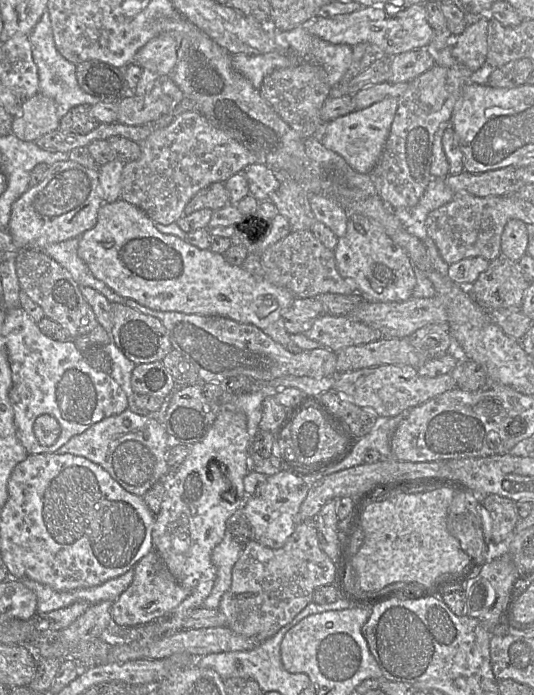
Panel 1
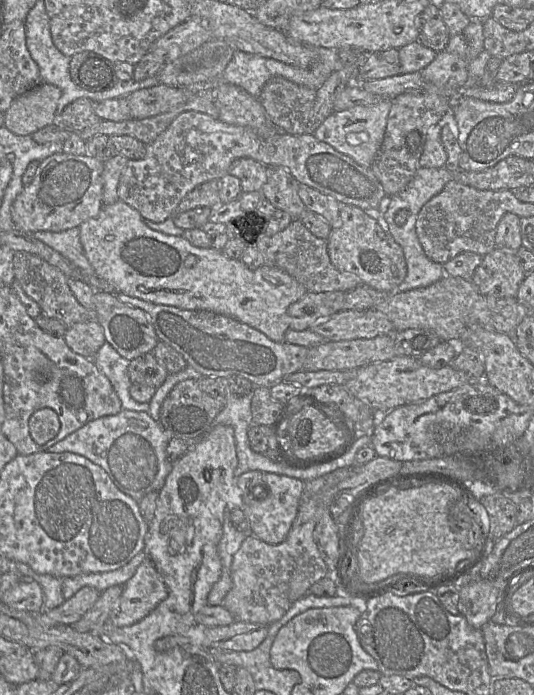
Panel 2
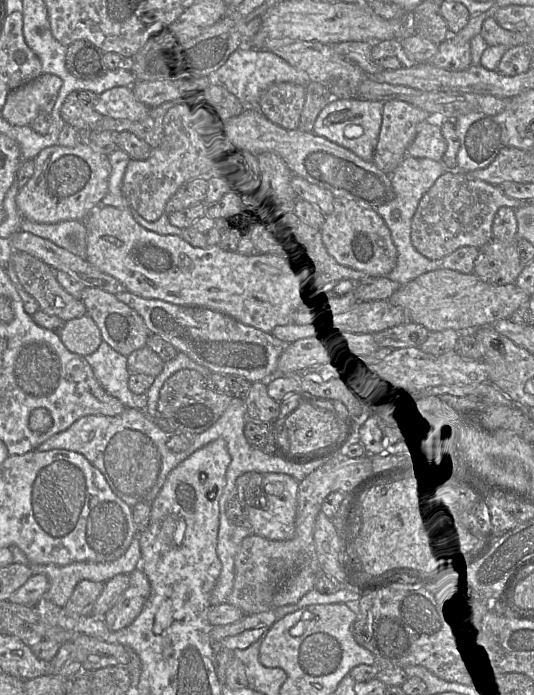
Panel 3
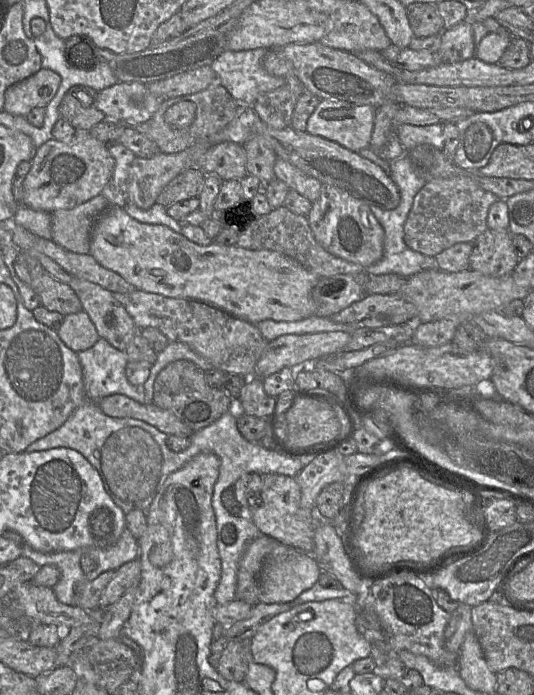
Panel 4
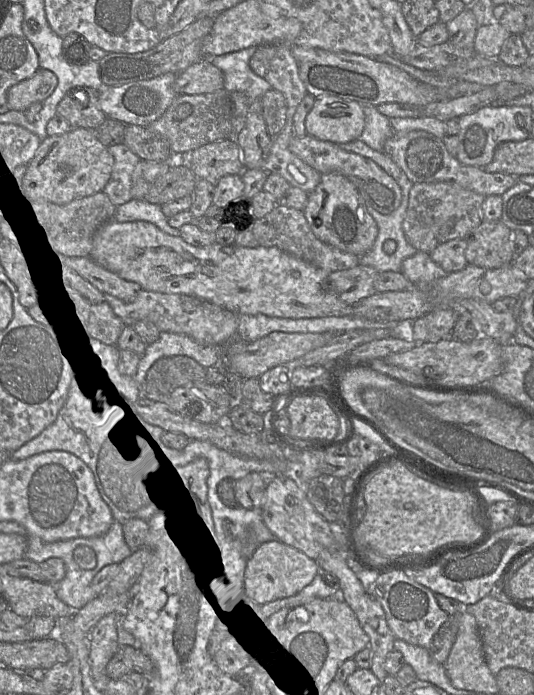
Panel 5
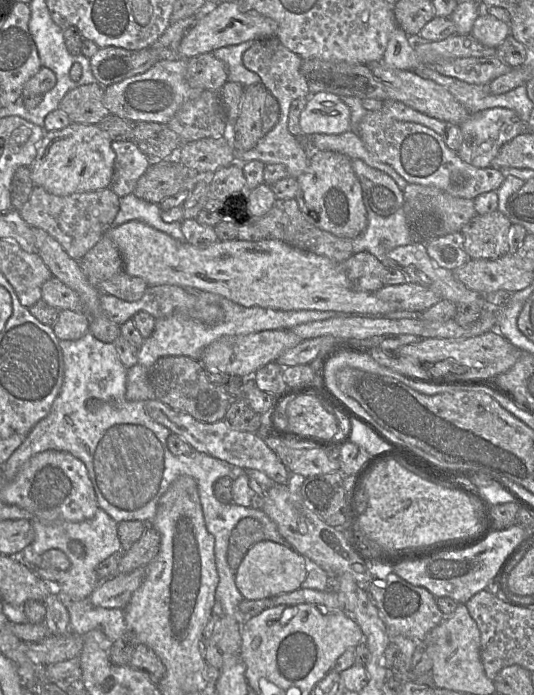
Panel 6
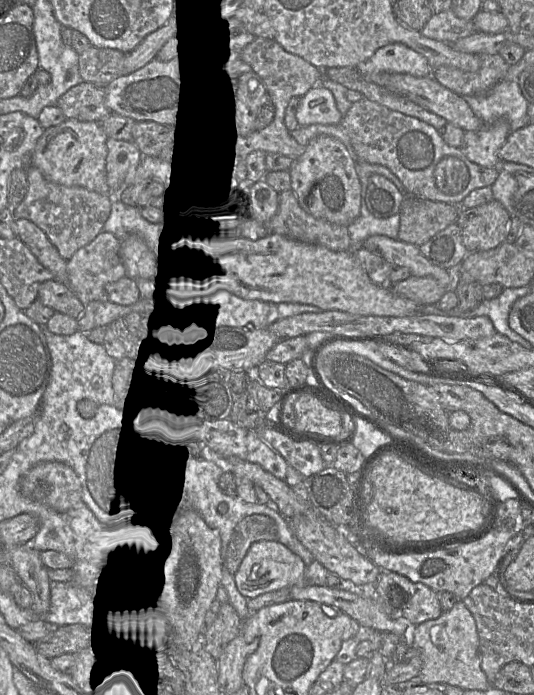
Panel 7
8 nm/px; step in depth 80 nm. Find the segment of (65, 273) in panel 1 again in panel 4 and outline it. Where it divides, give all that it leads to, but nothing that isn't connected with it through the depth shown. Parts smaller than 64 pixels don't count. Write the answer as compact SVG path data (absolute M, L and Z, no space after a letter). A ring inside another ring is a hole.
M19 252L14 268L17 276L32 288L46 309L63 316L82 311L81 301L73 289L52 277L36 258Z

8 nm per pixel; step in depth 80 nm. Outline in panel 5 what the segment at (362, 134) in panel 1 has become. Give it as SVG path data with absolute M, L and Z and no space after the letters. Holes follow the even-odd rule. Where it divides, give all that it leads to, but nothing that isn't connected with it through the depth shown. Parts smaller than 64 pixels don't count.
M320 96L305 118L306 135L336 144L360 138L365 127L361 103L335 96Z

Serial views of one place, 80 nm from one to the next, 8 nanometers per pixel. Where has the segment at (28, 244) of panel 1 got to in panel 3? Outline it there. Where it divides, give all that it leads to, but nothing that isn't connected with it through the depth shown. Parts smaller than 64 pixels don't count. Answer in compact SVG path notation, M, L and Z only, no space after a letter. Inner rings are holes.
M86 140L74 147L59 144L47 147L34 159L34 173L16 196L17 207L28 220L53 224L83 221L99 205L108 188L111 164L109 156L97 151Z

